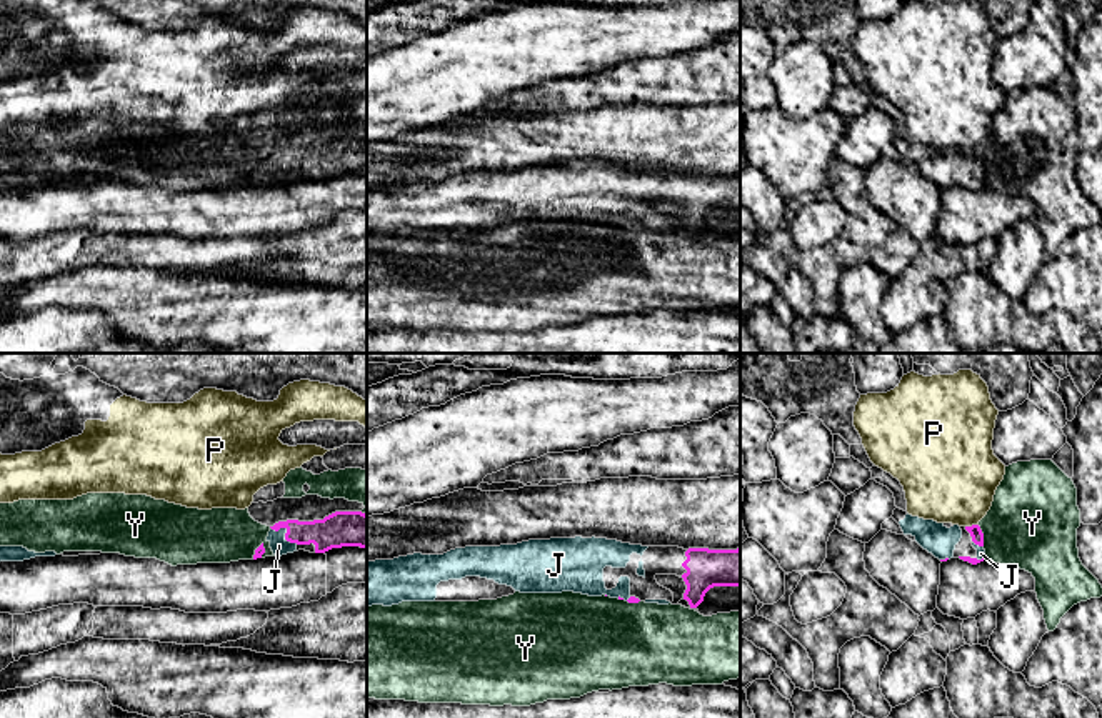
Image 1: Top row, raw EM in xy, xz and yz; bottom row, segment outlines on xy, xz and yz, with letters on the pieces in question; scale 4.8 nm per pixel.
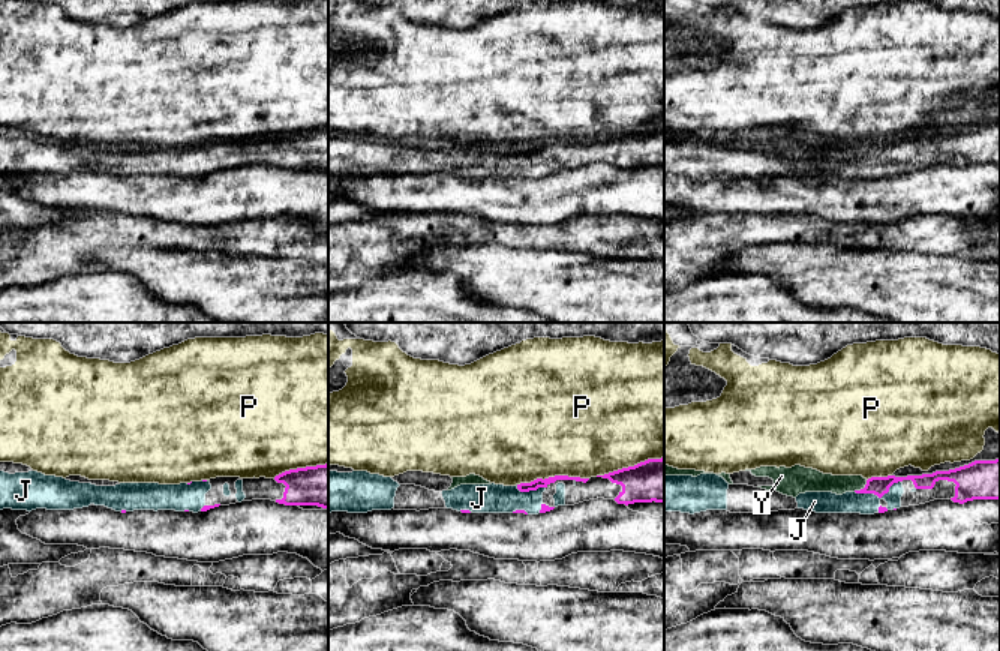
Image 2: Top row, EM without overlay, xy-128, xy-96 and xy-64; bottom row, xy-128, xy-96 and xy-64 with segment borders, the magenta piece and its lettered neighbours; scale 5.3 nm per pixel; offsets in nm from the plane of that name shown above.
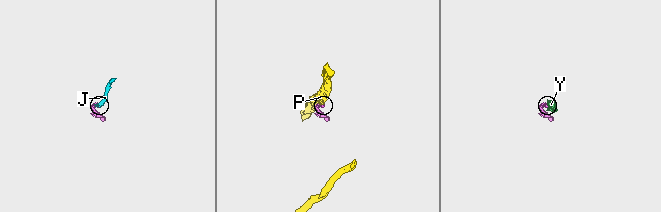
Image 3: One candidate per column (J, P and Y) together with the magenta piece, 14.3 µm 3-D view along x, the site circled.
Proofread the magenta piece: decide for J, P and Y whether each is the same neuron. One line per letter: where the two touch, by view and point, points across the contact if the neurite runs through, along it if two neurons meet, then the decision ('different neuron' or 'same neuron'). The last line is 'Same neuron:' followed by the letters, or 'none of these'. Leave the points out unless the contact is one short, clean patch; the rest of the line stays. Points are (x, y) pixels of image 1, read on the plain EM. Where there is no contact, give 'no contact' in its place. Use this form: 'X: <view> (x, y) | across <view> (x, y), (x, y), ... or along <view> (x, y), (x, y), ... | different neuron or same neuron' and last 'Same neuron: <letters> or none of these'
J: xy (285, 160) | same neuron
P: yz (972, 152) | different neuron
Y: yz (982, 162) | different neuron
Same neuron: J

